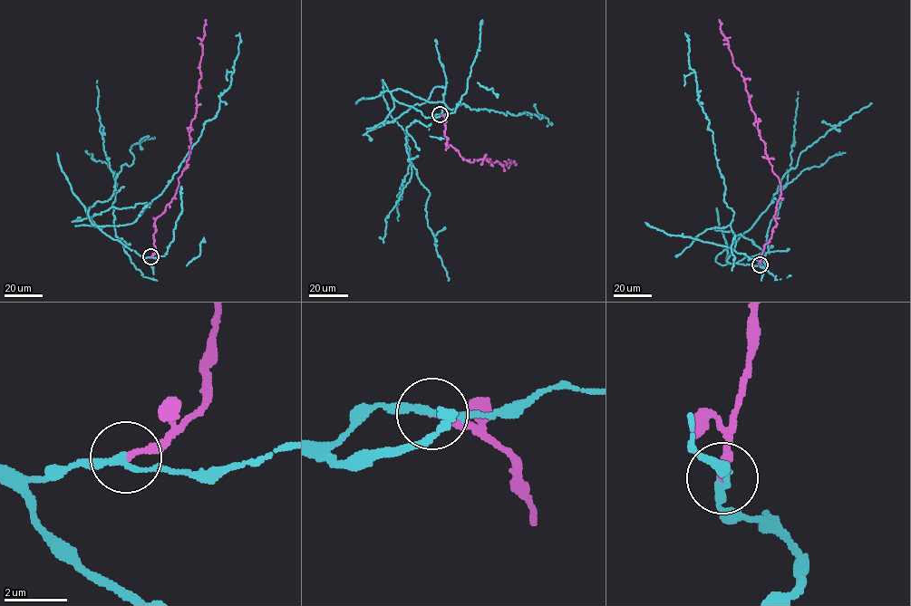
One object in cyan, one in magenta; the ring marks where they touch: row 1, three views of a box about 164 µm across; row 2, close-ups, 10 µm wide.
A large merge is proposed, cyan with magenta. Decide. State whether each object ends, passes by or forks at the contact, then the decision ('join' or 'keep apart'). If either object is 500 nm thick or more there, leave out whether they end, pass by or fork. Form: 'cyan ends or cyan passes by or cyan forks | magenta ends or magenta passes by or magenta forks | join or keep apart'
cyan passes by | magenta ends | keep apart

